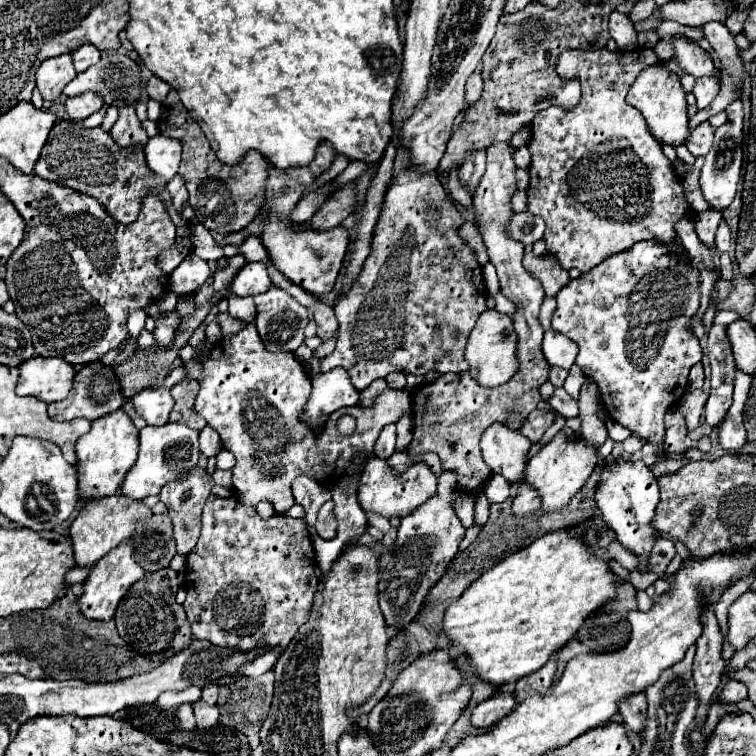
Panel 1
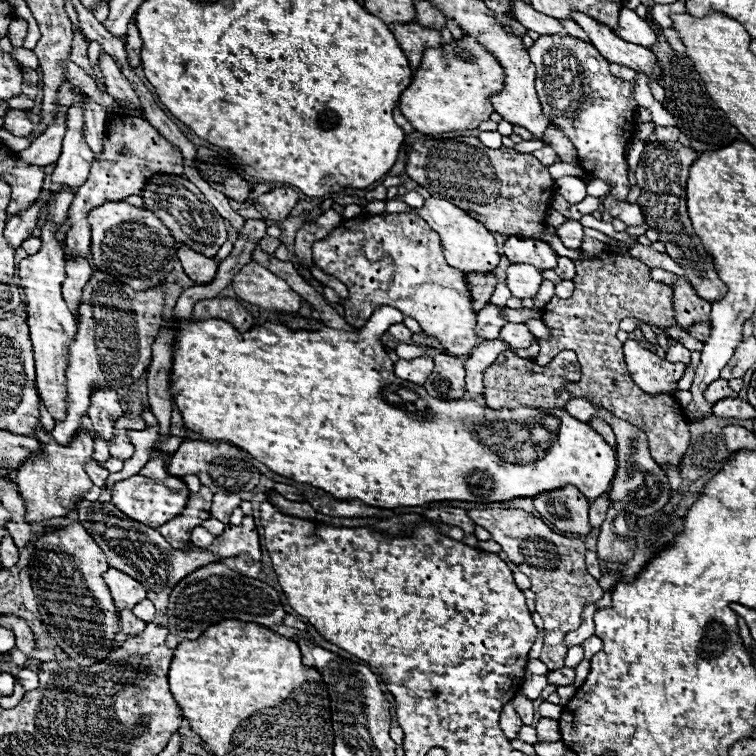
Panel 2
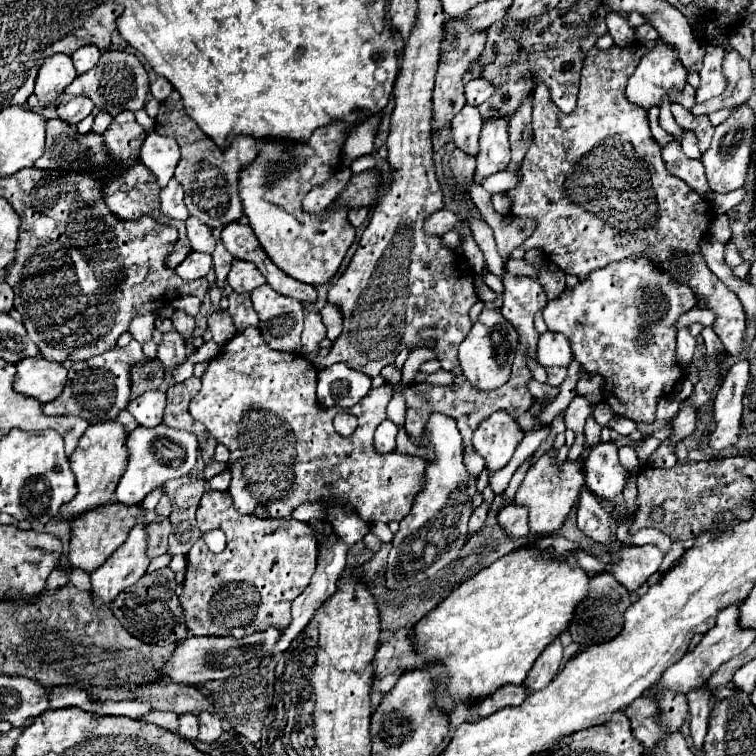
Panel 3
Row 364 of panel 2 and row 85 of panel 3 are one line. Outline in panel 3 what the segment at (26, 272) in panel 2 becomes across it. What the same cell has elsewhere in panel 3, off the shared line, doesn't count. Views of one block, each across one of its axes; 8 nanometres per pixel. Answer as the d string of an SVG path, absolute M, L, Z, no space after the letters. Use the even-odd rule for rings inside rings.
M54 54L46 58L38 70L34 94L38 96L40 104L52 104L76 76L76 68L68 54Z

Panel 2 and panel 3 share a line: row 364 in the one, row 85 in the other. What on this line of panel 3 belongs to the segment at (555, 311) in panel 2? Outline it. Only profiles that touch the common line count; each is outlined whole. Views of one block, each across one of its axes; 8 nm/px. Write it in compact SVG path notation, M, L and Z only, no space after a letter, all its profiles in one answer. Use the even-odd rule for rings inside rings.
M636 44L634 48L612 46L608 50L592 48L586 54L582 68L582 82L578 94L578 106L572 114L564 114L550 102L548 88L540 84L534 94L532 106L532 126L534 142L526 152L526 158L518 170L520 182L514 190L508 192L514 198L512 214L530 216L536 220L534 234L522 244L526 250L542 248L548 260L560 266L566 274L576 274L584 280L590 272L610 262L632 258L638 254L648 254L662 270L670 272L676 282L686 284L694 290L700 302L706 302L712 312L716 312L714 332L720 336L724 348L738 356L744 350L746 338L746 314L738 296L722 284L706 266L698 242L708 234L712 222L712 208L708 202L694 192L686 182L672 176L662 164L660 144L650 134L648 116L642 108L630 104L624 96L626 80L634 74L640 58L646 54L646 46Z

